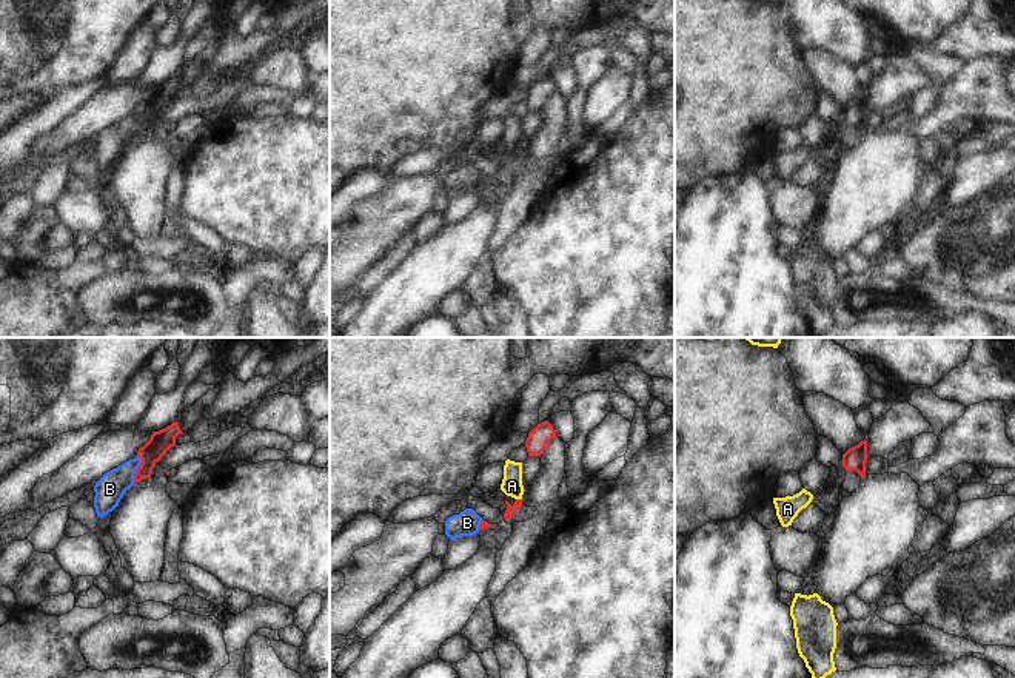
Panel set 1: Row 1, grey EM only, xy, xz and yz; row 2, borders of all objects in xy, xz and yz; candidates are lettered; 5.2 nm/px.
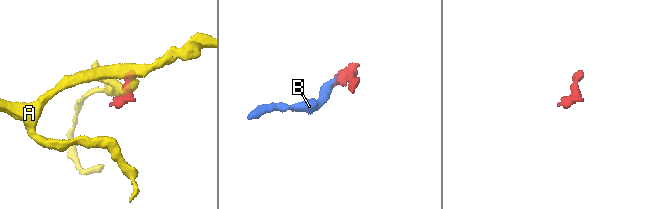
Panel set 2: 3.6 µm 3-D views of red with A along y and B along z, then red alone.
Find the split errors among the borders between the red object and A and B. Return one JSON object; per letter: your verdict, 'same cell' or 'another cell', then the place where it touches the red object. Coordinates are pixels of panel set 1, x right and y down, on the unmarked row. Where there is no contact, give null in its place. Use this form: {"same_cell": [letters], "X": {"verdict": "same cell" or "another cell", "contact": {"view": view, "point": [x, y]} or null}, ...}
{"same_cell": ["B"], "A": {"verdict": "another cell", "contact": {"view": "xz", "point": [519, 154]}}, "B": {"verdict": "same cell", "contact": {"view": "xy", "point": [137, 124]}}}

